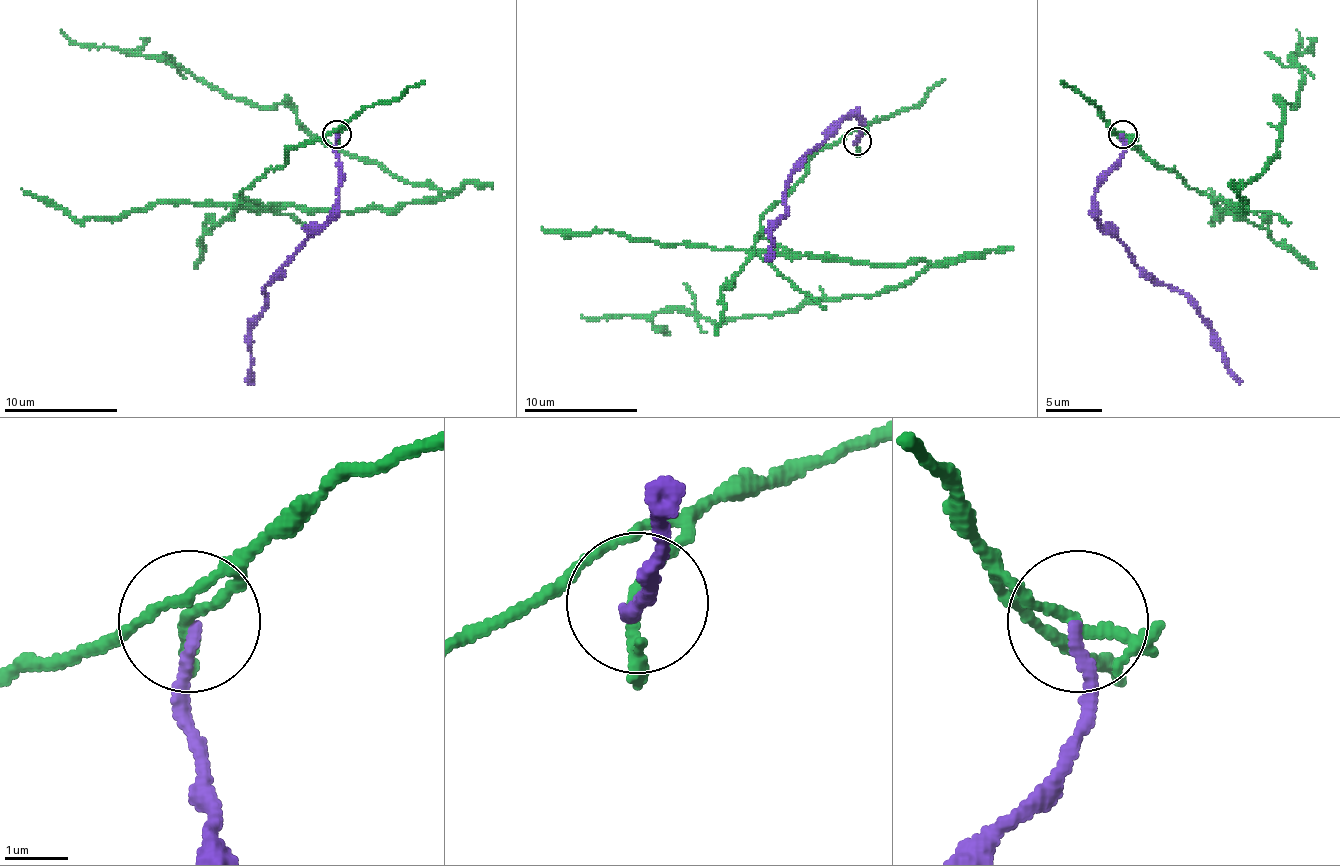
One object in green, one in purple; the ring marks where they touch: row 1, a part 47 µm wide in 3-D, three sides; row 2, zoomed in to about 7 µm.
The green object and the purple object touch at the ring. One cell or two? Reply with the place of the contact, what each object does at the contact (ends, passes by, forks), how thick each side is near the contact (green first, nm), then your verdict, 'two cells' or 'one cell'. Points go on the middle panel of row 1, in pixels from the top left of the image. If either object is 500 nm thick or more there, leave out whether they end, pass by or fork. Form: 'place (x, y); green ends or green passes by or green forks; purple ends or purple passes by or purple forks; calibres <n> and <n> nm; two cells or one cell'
place (857, 141); green forks; purple ends; calibres 120 and 180 nm; two cells

